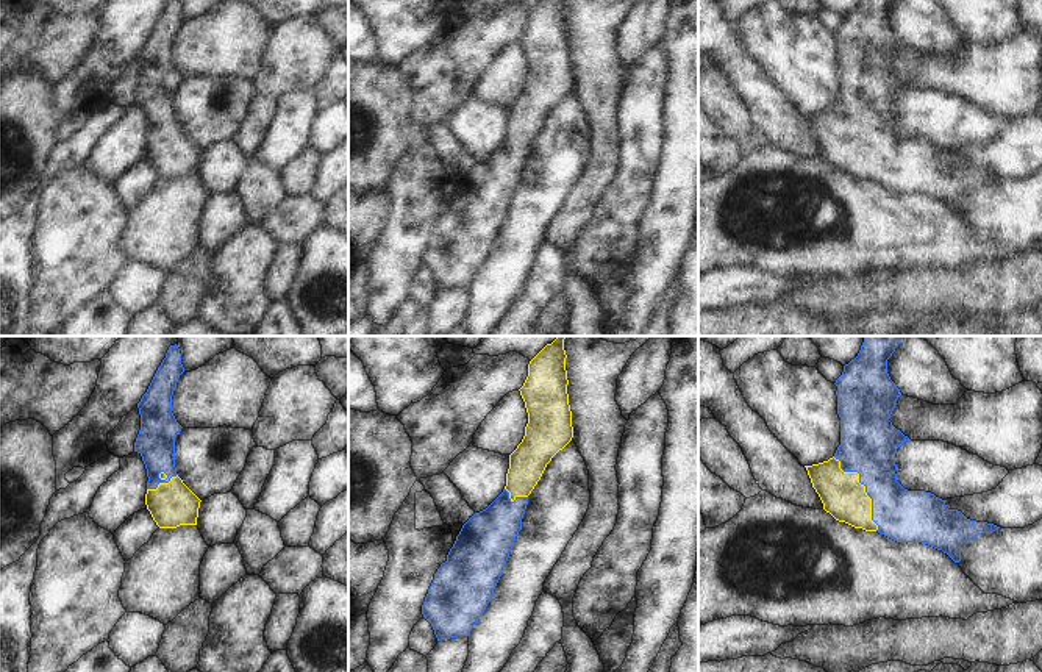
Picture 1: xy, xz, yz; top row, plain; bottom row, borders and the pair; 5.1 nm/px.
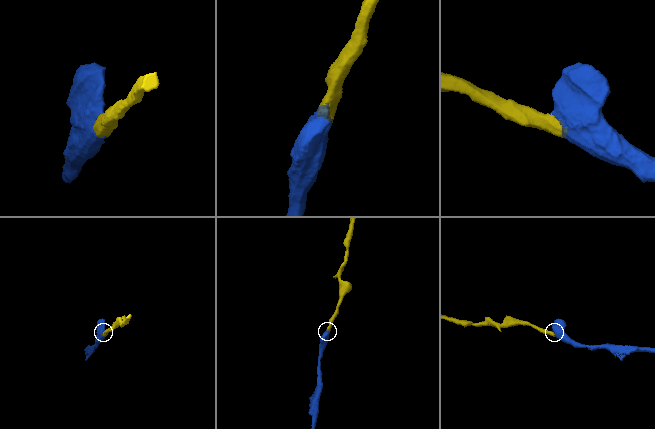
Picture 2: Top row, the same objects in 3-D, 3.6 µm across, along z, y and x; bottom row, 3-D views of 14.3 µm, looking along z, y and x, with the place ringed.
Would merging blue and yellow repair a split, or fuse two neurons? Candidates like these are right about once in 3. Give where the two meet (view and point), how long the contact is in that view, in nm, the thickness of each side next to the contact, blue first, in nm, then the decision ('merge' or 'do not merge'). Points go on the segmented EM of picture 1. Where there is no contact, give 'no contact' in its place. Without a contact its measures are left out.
yz (866, 488) | 440 nm | 300/220 nm | merge

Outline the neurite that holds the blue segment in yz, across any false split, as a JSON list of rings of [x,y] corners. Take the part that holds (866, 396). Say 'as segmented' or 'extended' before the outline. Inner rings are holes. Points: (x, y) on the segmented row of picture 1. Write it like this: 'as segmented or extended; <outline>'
extended; [[[865,336],[855,359],[844,366],[836,380],[837,414],[840,417],[840,445],[828,461],[805,466],[823,509],[836,520],[865,531],[878,531],[897,542],[922,542],[961,561],[961,545],[1000,527],[967,519],[958,509],[948,509],[945,500],[925,491],[908,491],[897,481],[895,452],[911,441],[889,420],[901,395],[887,374],[887,359],[905,336]]]

